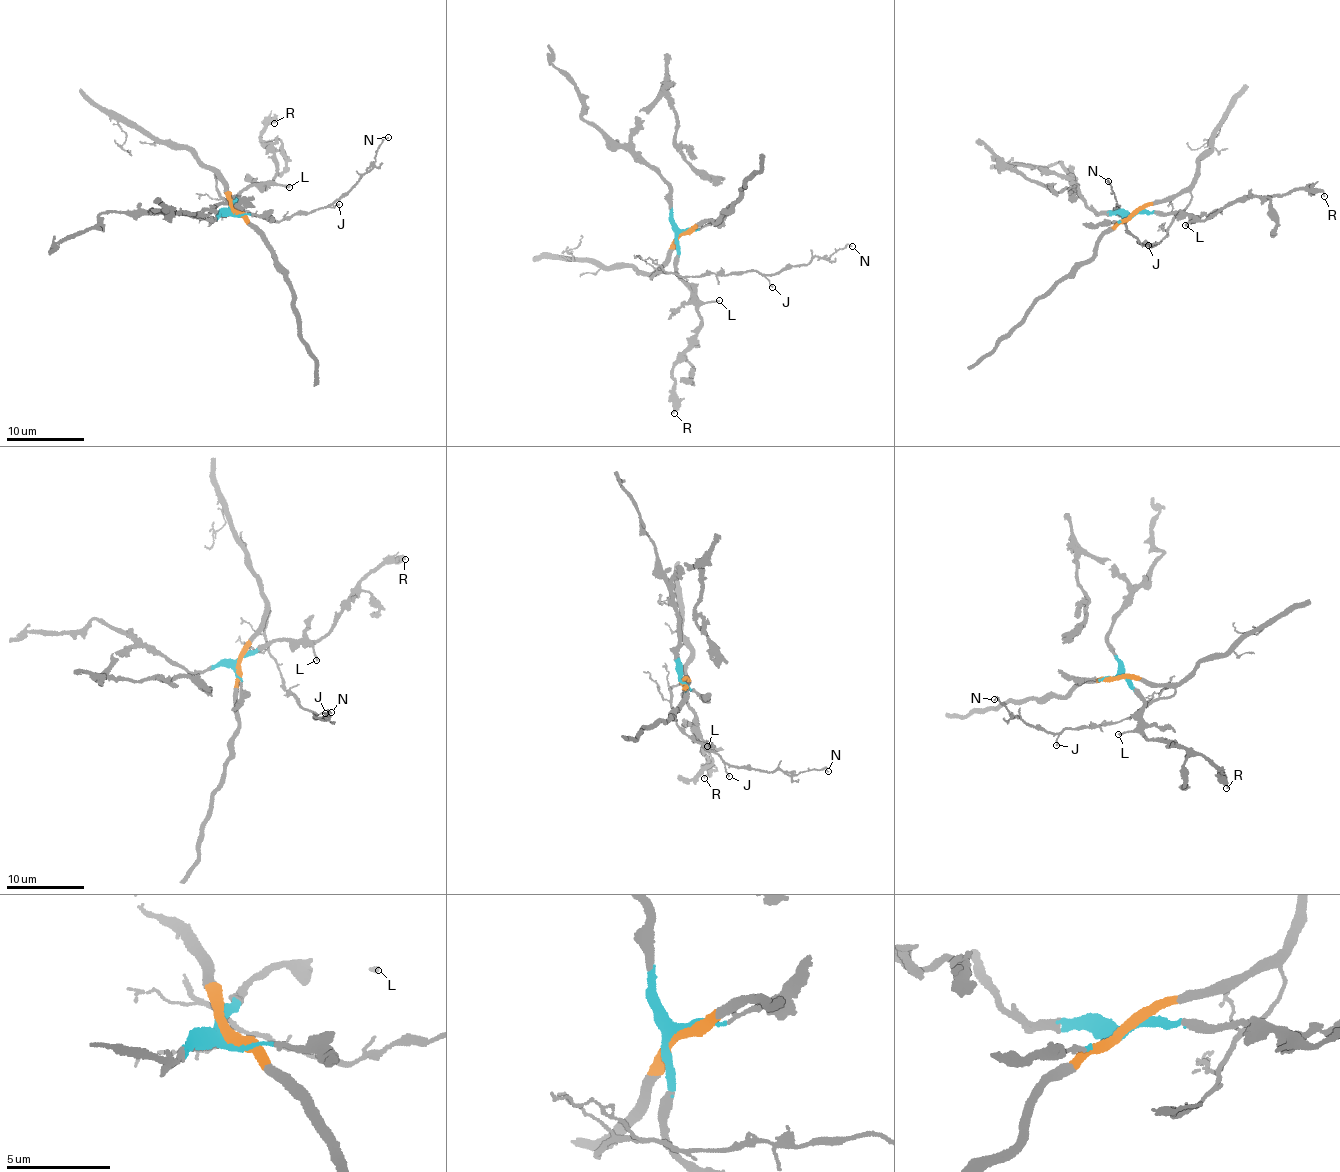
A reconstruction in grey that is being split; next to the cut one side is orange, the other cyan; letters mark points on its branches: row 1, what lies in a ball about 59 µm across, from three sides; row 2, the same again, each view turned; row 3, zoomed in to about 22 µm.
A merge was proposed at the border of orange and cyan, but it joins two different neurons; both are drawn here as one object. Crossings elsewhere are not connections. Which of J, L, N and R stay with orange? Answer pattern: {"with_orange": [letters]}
{"with_orange": ["J", "N"]}

